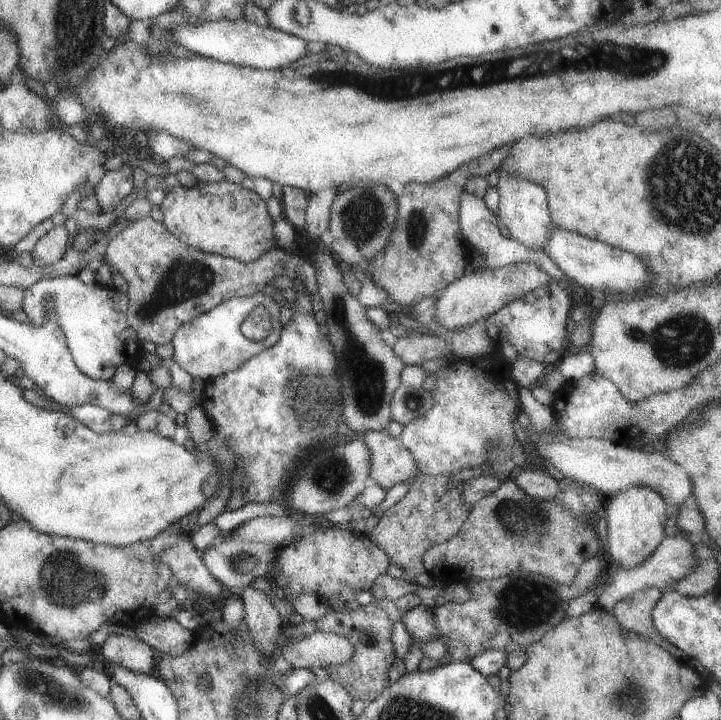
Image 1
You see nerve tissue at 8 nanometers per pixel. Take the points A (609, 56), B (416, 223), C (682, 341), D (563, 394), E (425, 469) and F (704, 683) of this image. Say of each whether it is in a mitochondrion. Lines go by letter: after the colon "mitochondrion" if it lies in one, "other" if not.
A: mitochondrion
B: mitochondrion
C: mitochondrion
D: other
E: other
F: other

